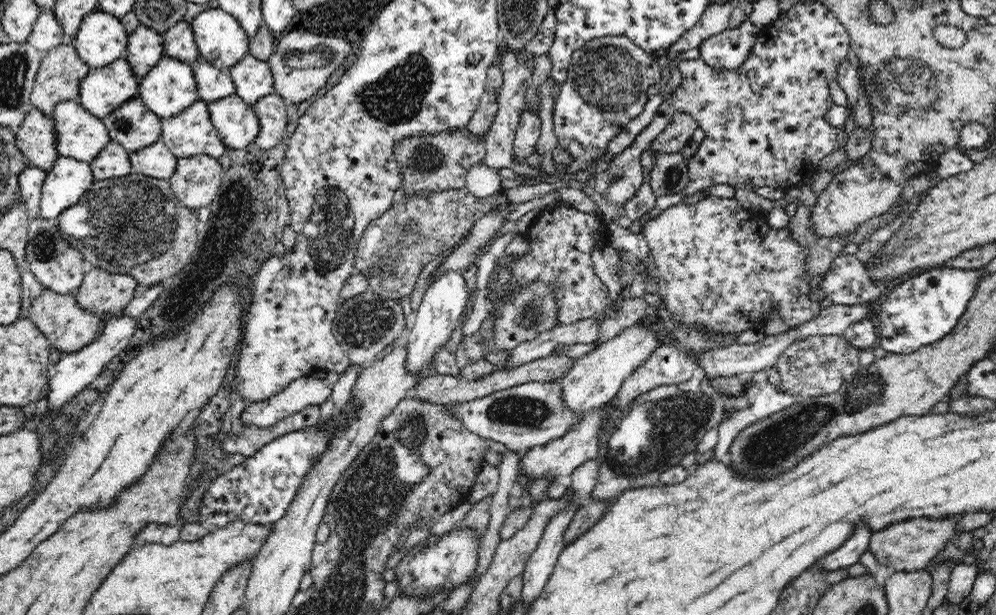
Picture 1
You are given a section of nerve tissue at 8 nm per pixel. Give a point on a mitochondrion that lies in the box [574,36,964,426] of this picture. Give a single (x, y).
(907, 86)

